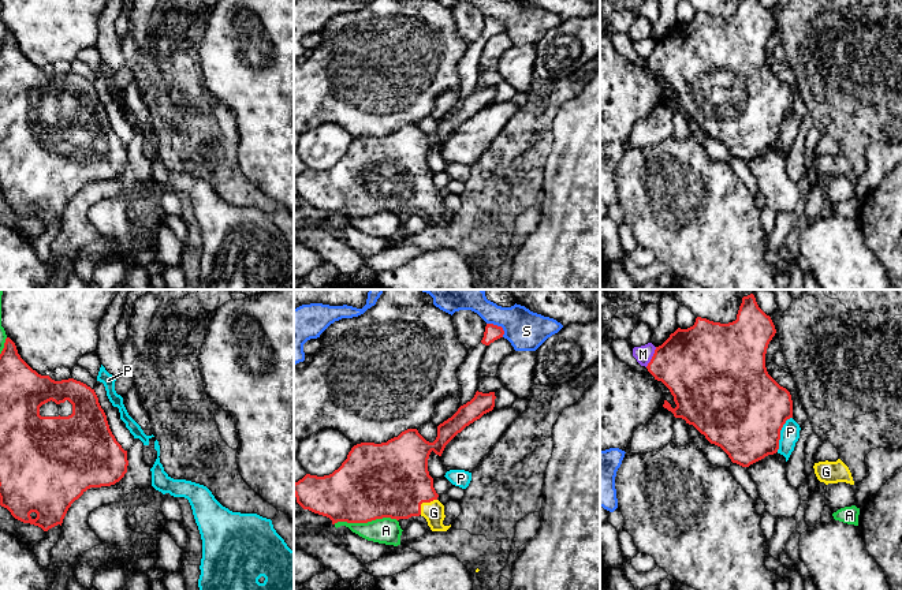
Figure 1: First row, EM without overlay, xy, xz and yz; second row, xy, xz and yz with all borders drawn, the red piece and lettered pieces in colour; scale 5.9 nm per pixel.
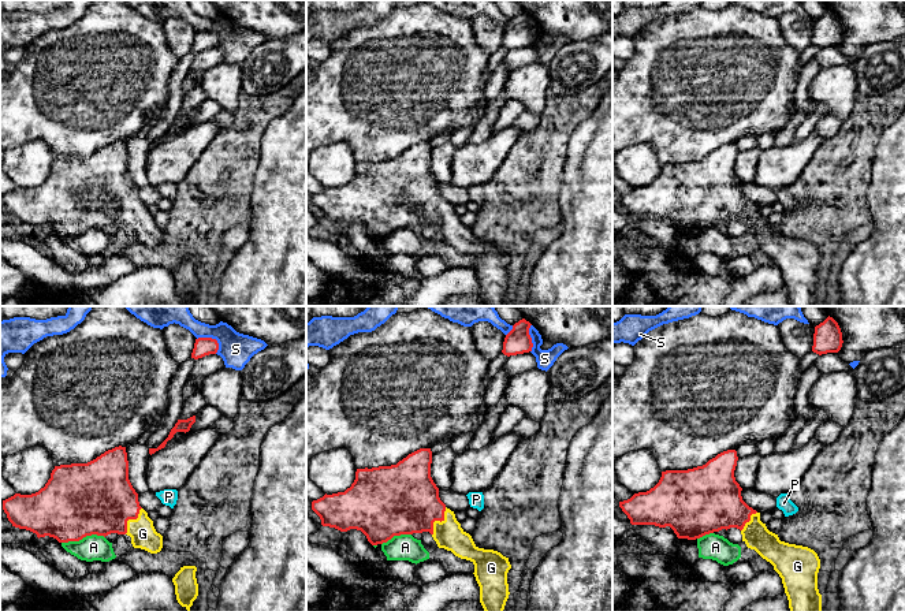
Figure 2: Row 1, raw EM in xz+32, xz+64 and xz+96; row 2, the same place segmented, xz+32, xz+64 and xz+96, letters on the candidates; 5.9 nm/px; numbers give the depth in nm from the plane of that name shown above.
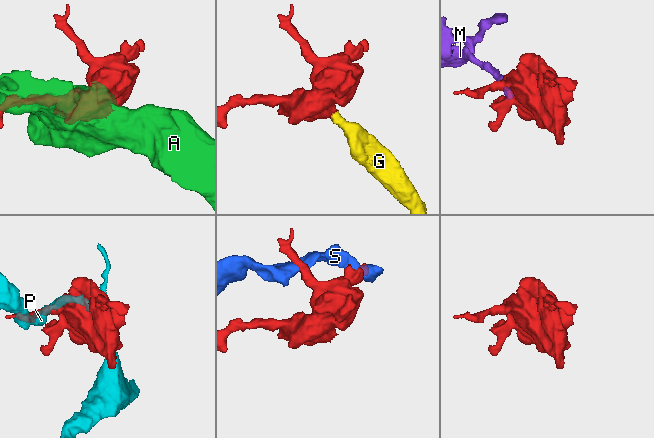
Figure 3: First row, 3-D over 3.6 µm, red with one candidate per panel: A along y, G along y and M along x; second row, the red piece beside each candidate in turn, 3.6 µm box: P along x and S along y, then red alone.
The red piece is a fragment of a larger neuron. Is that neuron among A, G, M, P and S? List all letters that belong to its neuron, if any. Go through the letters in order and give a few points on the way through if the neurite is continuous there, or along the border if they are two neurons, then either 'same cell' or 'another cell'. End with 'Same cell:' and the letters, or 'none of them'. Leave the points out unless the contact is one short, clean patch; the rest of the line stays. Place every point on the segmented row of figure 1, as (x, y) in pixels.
A: another cell
G: across xz (390, 480), (424, 501), (433, 512) | same cell
M: another cell
P: another cell
S: another cell
Same cell: G

